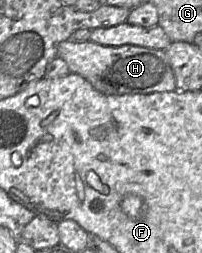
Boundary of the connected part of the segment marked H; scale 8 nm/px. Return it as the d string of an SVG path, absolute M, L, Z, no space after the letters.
M62 41L57 45L57 56L68 65L71 73L84 77L104 95L125 95L176 91L176 78L166 51L131 44L105 46L92 41Z

